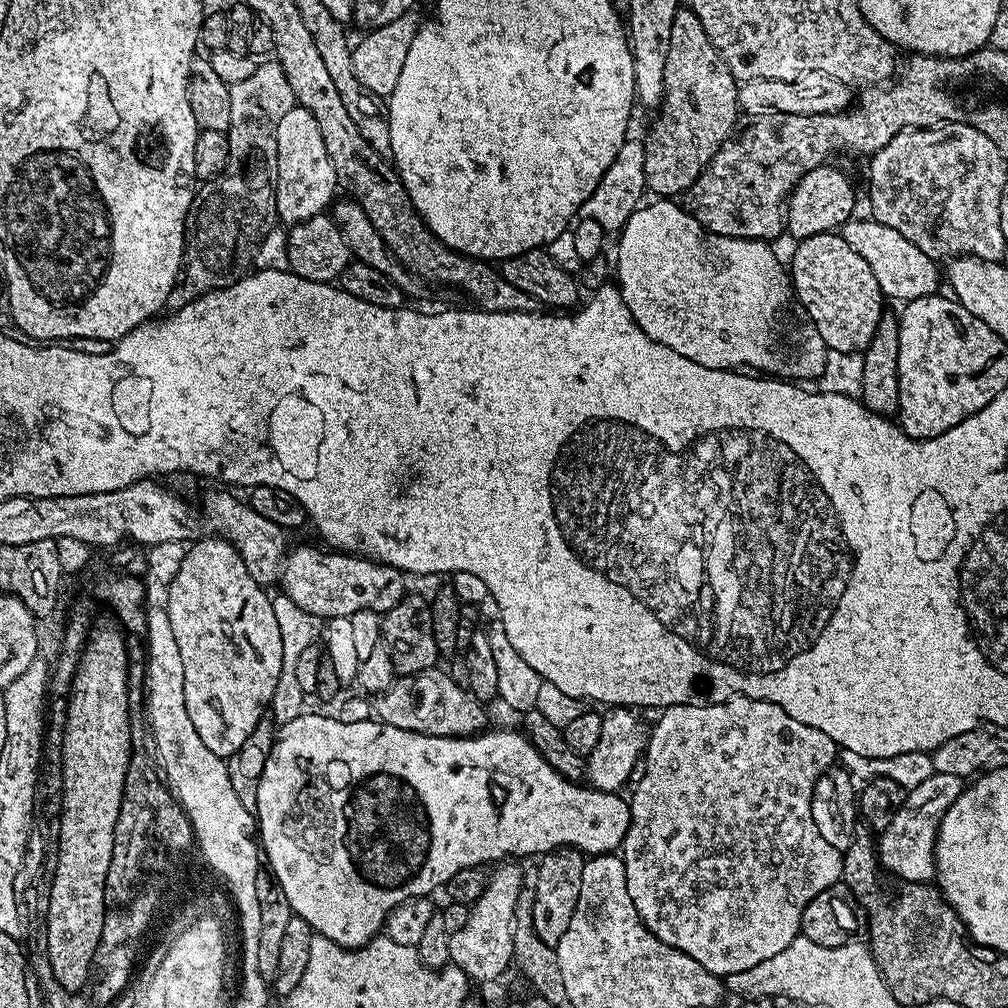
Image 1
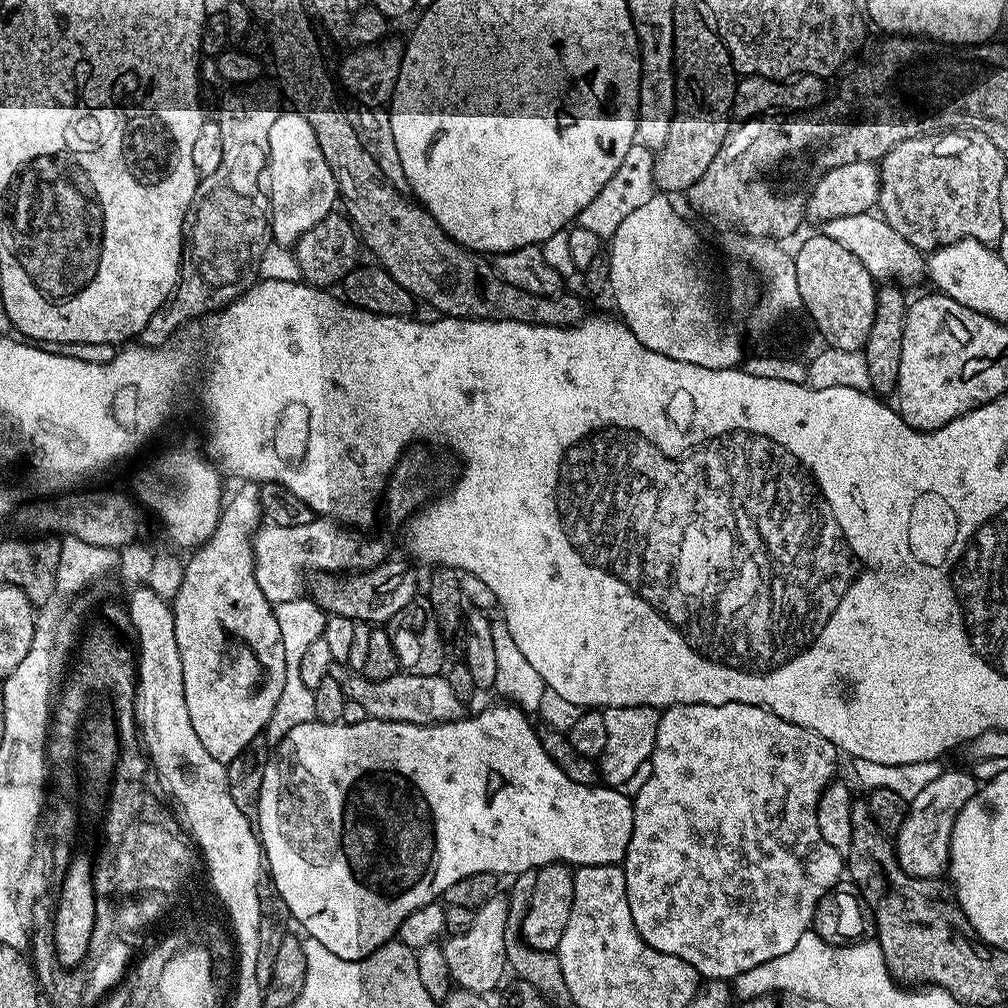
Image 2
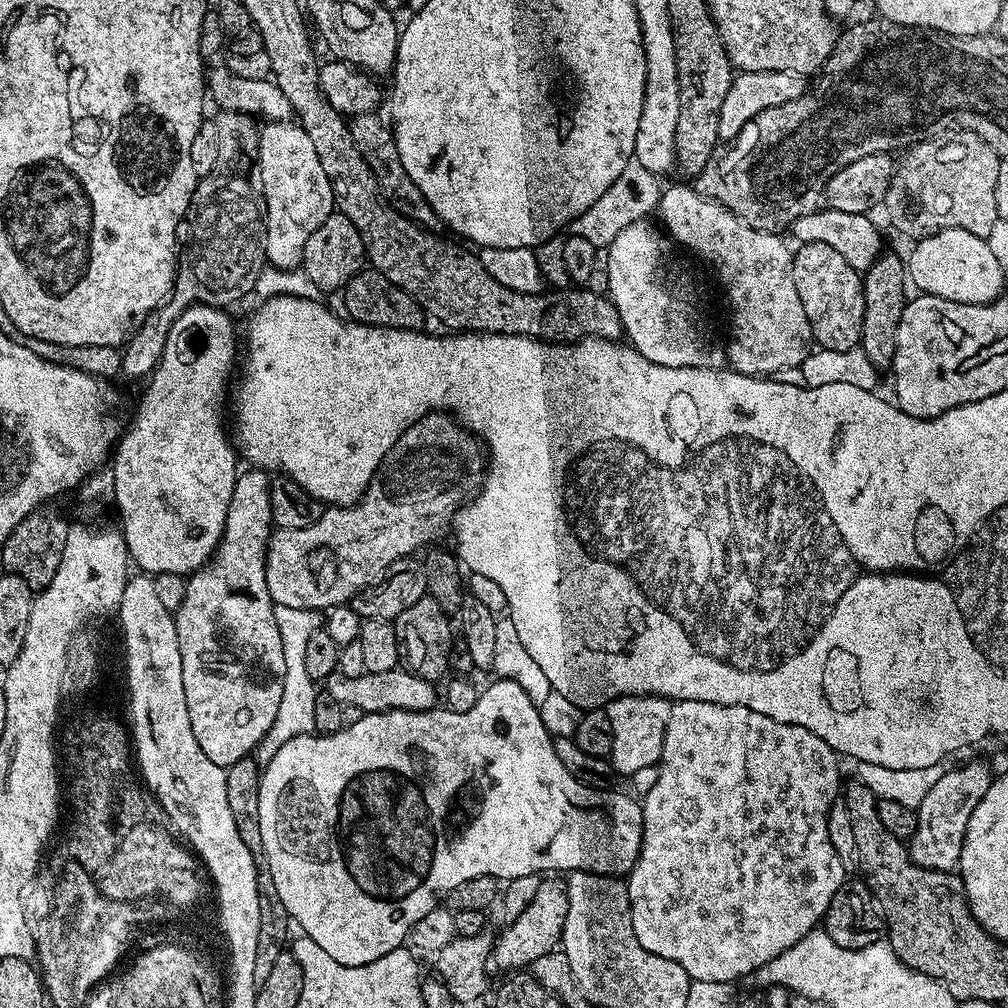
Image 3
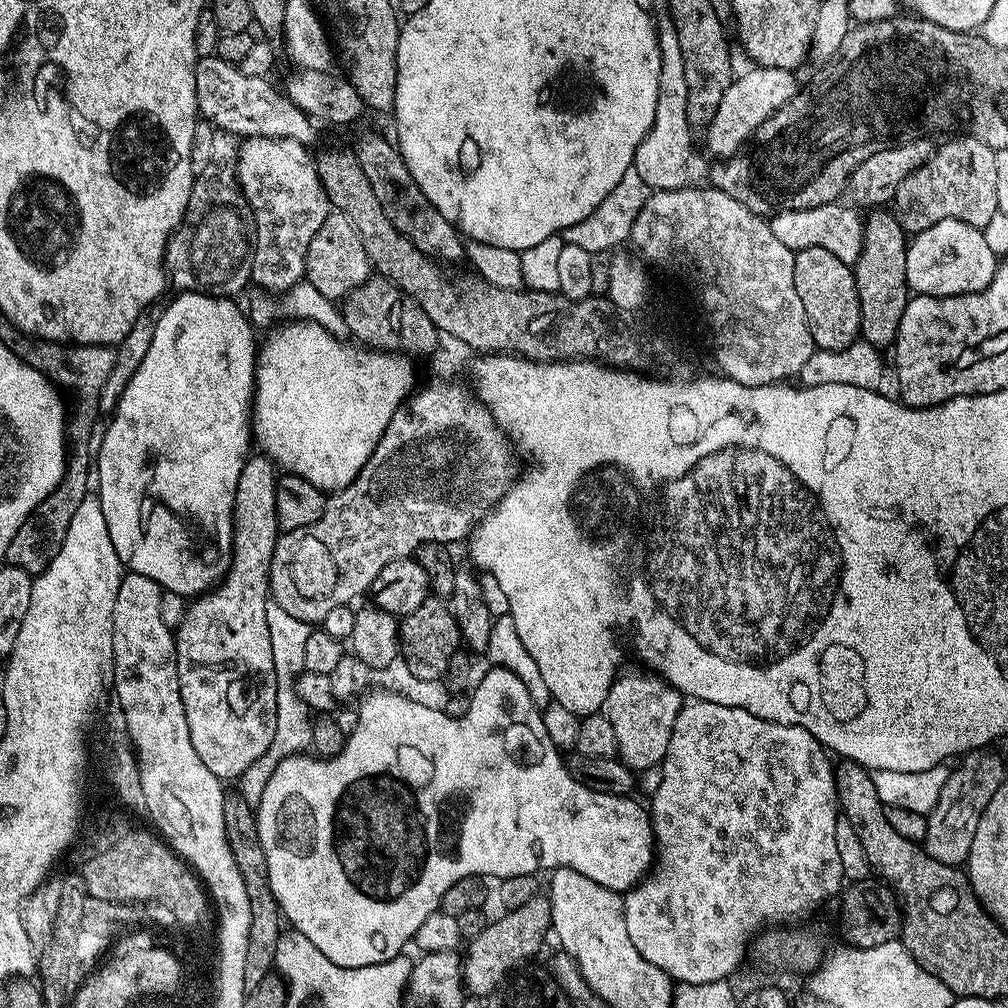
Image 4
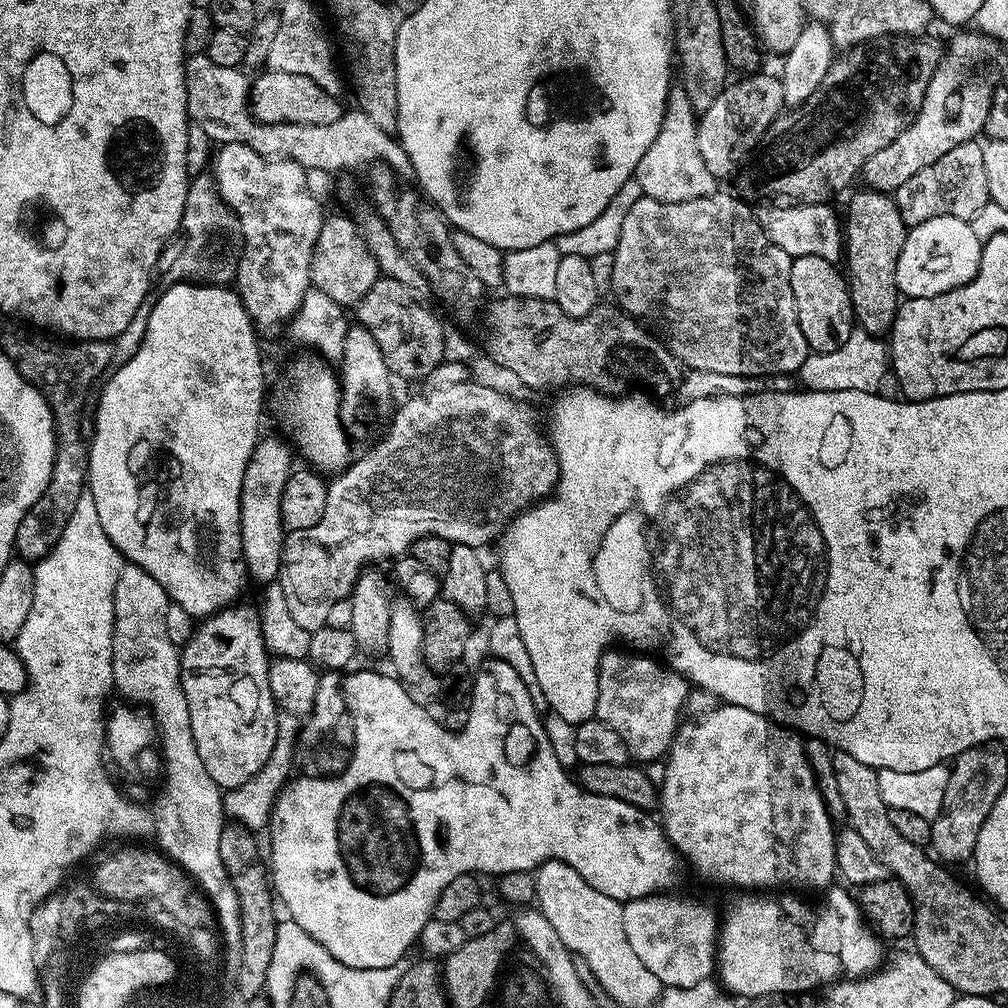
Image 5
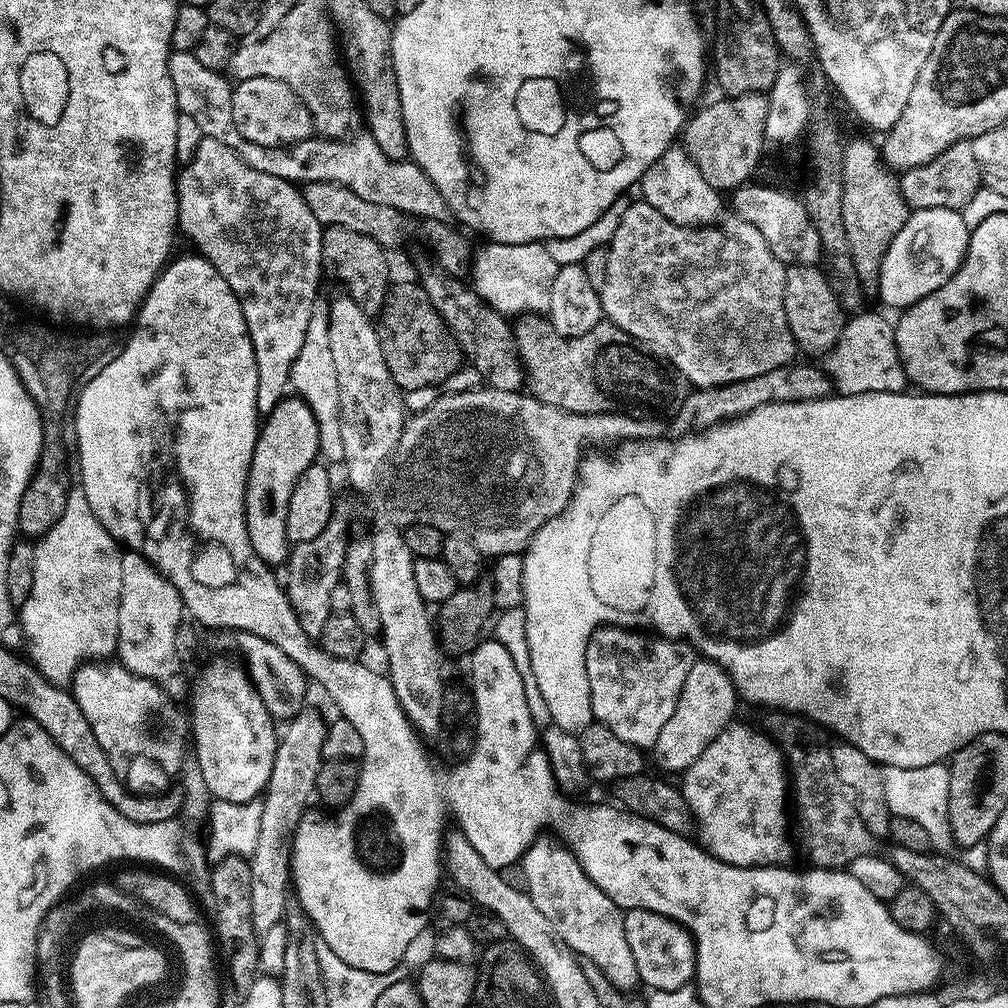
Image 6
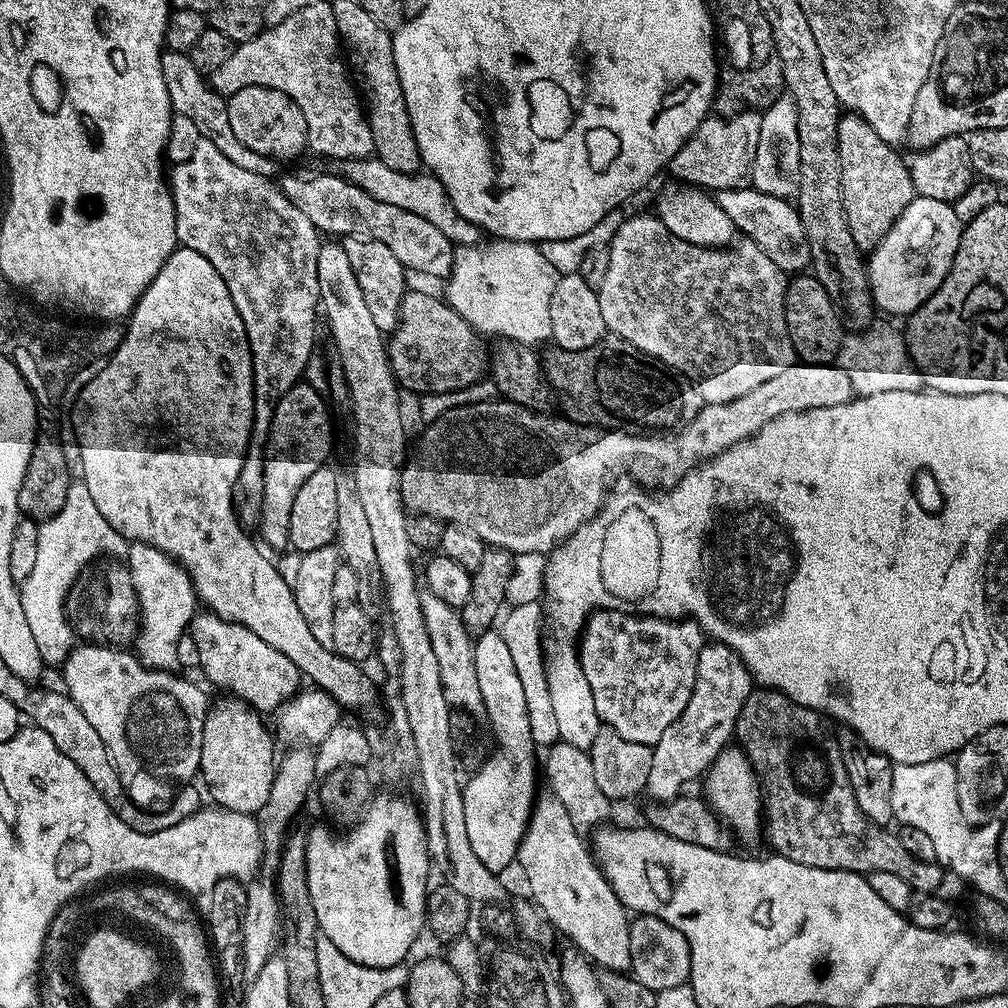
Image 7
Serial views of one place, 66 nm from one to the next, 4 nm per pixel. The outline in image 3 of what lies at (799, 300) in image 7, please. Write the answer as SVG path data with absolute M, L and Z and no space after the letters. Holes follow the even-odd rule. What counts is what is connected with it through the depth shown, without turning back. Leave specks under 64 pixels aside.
M822 242L800 244L795 249L792 258L792 269L794 270L794 286L798 286L798 298L802 298L802 310L806 310L806 318L810 322L813 341L820 348L825 348L826 350L850 350L851 348L857 347L860 342L860 335L862 334L862 318L864 317L864 281L861 273L856 272L854 266L850 266L850 262L846 262L846 258L842 258L842 254L838 254L838 250L834 250Z

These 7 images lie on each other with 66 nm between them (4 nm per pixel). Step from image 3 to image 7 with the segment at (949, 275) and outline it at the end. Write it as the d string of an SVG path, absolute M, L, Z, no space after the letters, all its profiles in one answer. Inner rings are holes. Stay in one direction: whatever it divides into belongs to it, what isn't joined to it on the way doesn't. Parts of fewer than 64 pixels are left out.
M917 196L866 260L872 303L881 313L907 318L917 312L946 278L960 245L962 222L949 201Z

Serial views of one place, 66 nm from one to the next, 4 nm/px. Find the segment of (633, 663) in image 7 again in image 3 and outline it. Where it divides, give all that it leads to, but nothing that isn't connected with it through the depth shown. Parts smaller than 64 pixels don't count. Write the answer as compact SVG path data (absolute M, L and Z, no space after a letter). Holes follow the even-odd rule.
M617 696L615 700L608 701L606 711L610 718L610 726L614 729L614 746L610 763L612 771L617 777L636 776L639 772L655 769L660 762L662 742L666 738L666 722L670 722L670 710L673 701L665 696Z

